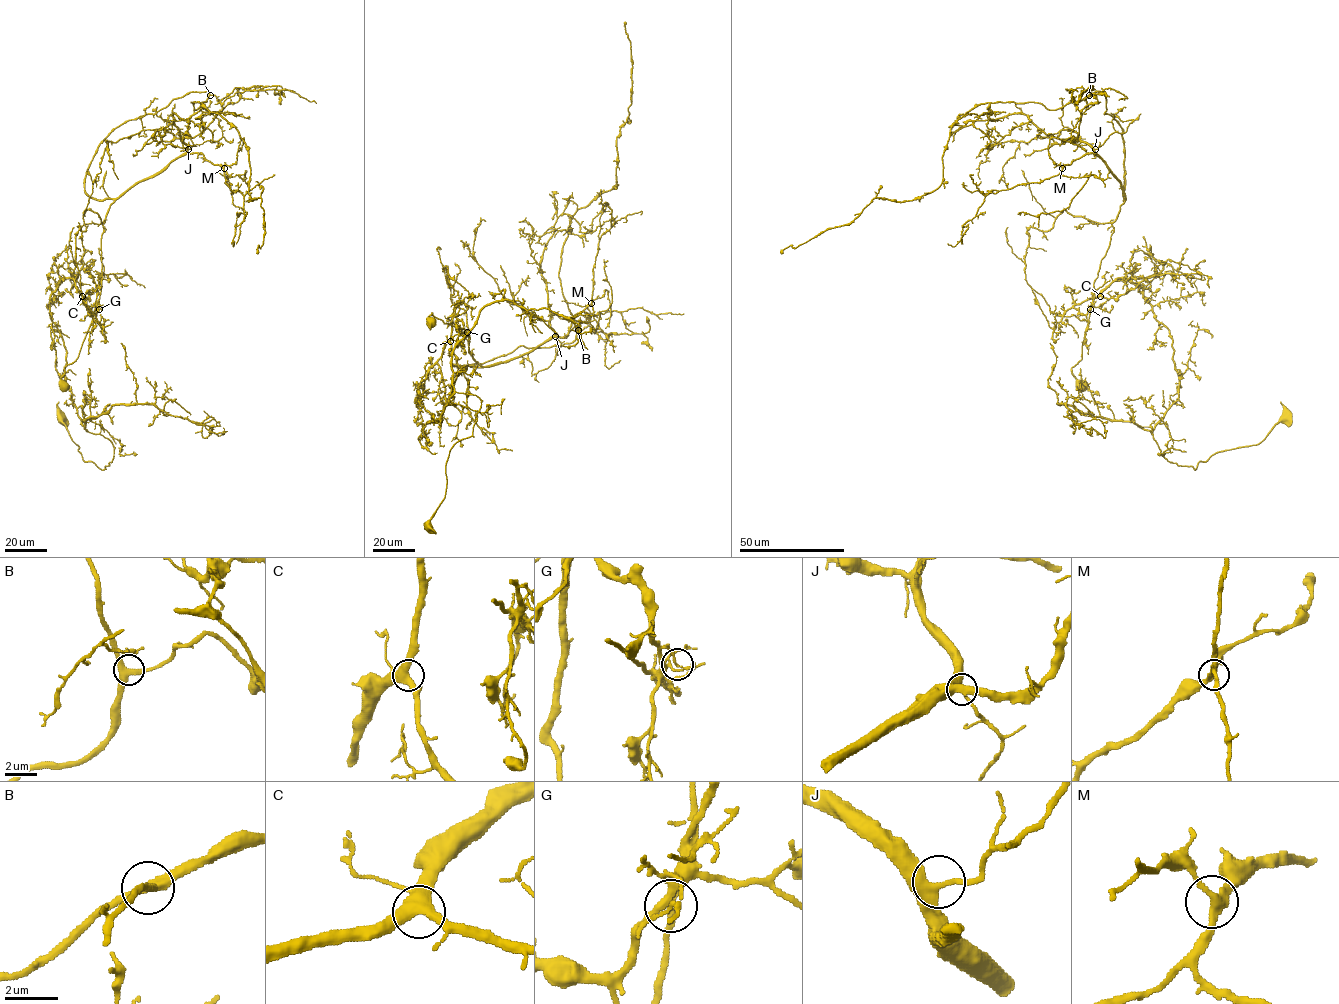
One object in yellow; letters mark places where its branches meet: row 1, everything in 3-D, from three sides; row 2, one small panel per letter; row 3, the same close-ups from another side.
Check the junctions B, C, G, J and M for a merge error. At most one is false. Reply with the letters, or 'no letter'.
G

